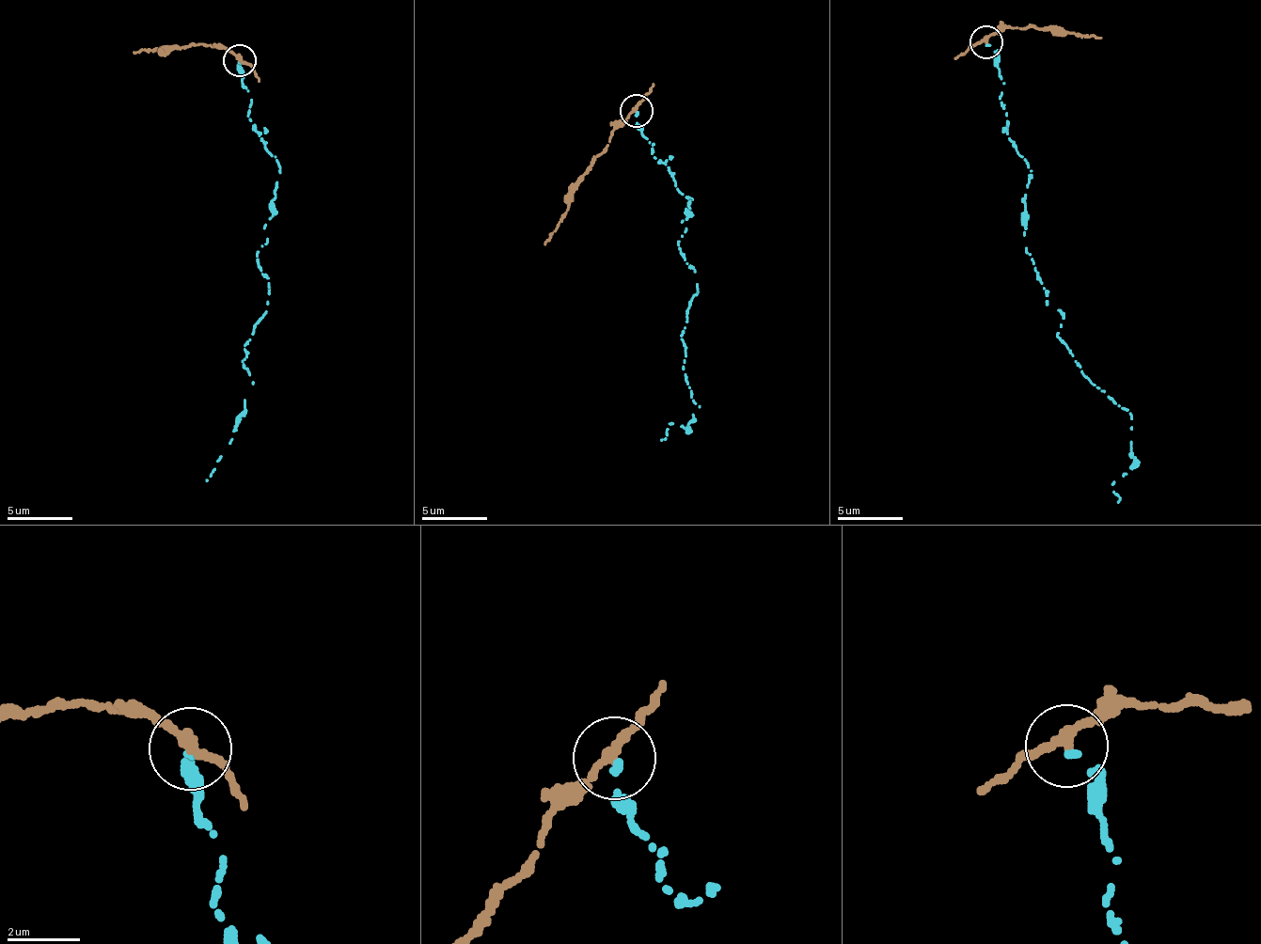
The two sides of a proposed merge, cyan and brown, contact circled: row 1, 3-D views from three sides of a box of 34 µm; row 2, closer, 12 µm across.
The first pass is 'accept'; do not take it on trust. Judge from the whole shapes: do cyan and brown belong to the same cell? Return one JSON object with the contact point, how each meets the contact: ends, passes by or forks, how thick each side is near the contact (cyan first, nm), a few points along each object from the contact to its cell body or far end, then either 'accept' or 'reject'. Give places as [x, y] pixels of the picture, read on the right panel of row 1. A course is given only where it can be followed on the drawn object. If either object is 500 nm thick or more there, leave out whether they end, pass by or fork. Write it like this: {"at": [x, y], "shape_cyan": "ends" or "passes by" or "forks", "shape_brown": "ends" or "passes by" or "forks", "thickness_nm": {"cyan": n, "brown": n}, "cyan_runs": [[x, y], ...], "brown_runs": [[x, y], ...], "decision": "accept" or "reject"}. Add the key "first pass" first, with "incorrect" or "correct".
{"first pass": "incorrect", "at": [985, 42], "shape_cyan": "ends", "shape_brown": "passes by", "thickness_nm": {"cyan": 170, "brown": 280}, "cyan_runs": [[986, 44], [1030, 180], [1025, 251], [1062, 315], [1058, 337], [1132, 426], [1134, 467], [1113, 481], [1118, 503]], "brown_runs": [[986, 41], [1007, 25], [1029, 24], [1102, 39]], "decision": "reject"}

